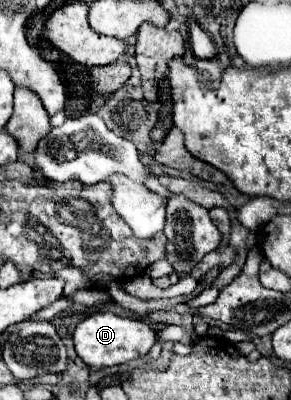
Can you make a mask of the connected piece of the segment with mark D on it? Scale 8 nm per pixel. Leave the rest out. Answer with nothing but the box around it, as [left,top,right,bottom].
[73,312,157,368]

